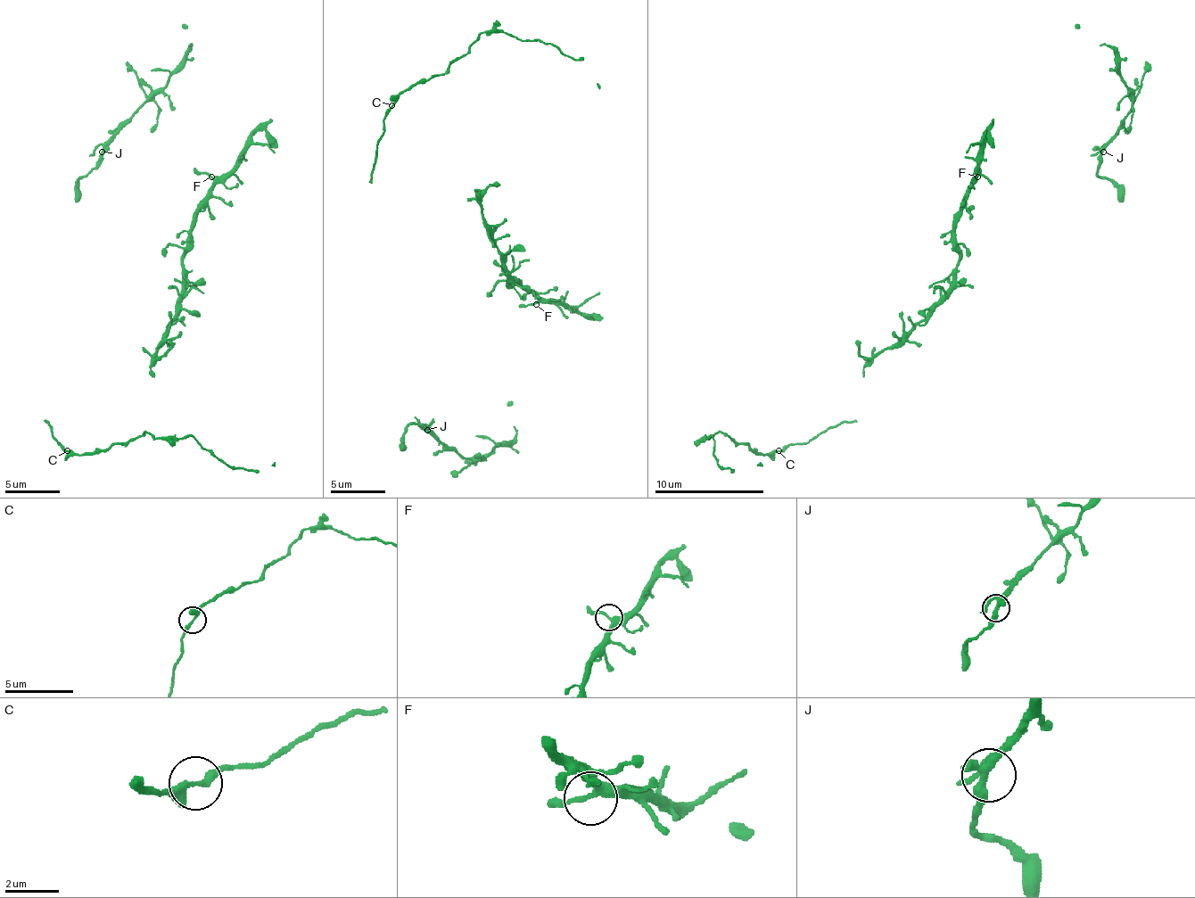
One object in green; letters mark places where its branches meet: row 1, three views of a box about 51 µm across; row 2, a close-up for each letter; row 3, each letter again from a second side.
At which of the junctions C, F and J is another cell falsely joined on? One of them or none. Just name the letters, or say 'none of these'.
none of these

